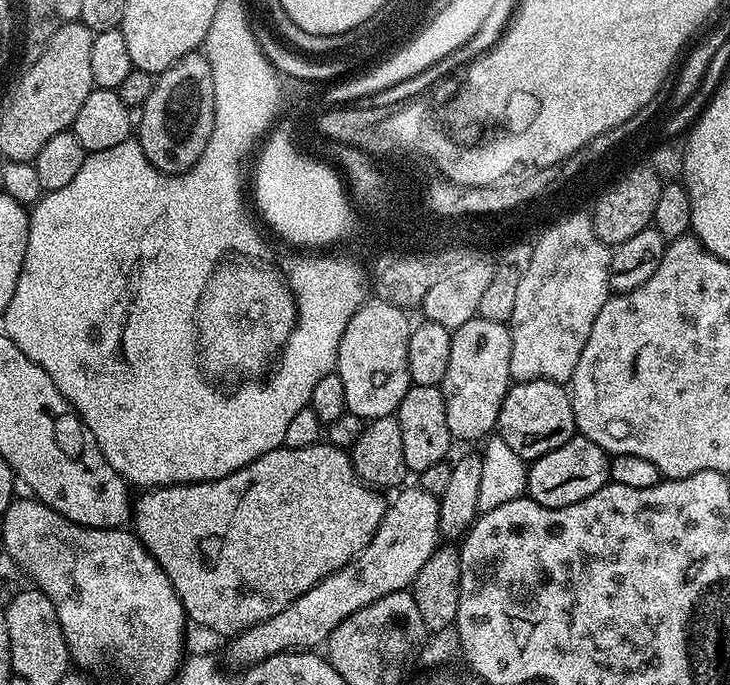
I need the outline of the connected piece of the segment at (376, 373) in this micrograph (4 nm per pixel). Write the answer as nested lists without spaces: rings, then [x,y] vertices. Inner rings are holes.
[[[368,298],[360,309],[350,318],[338,346],[334,371],[342,378],[346,389],[346,409],[358,414],[365,422],[390,416],[399,408],[402,398],[407,394],[412,379],[408,373],[408,316],[399,308],[399,303],[388,298]]]

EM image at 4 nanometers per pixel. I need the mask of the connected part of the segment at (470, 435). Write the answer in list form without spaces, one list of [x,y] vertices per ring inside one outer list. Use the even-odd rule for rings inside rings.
[[[479,314],[466,322],[466,326],[458,326],[452,332],[450,366],[446,366],[446,378],[438,387],[446,402],[446,426],[450,426],[453,441],[483,441],[493,435],[502,402],[513,383],[510,374],[511,341],[508,324],[490,322]]]

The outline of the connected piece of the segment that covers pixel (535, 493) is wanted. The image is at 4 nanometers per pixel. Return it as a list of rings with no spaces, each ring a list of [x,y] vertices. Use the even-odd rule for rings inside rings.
[[[579,434],[570,438],[558,450],[550,450],[550,454],[542,454],[542,458],[528,464],[527,499],[538,502],[547,508],[570,506],[574,502],[582,502],[582,498],[590,498],[598,490],[609,483],[609,453],[602,446],[590,442],[590,438]]]

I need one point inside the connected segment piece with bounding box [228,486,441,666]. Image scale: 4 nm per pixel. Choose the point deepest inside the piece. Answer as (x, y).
(407, 537)

